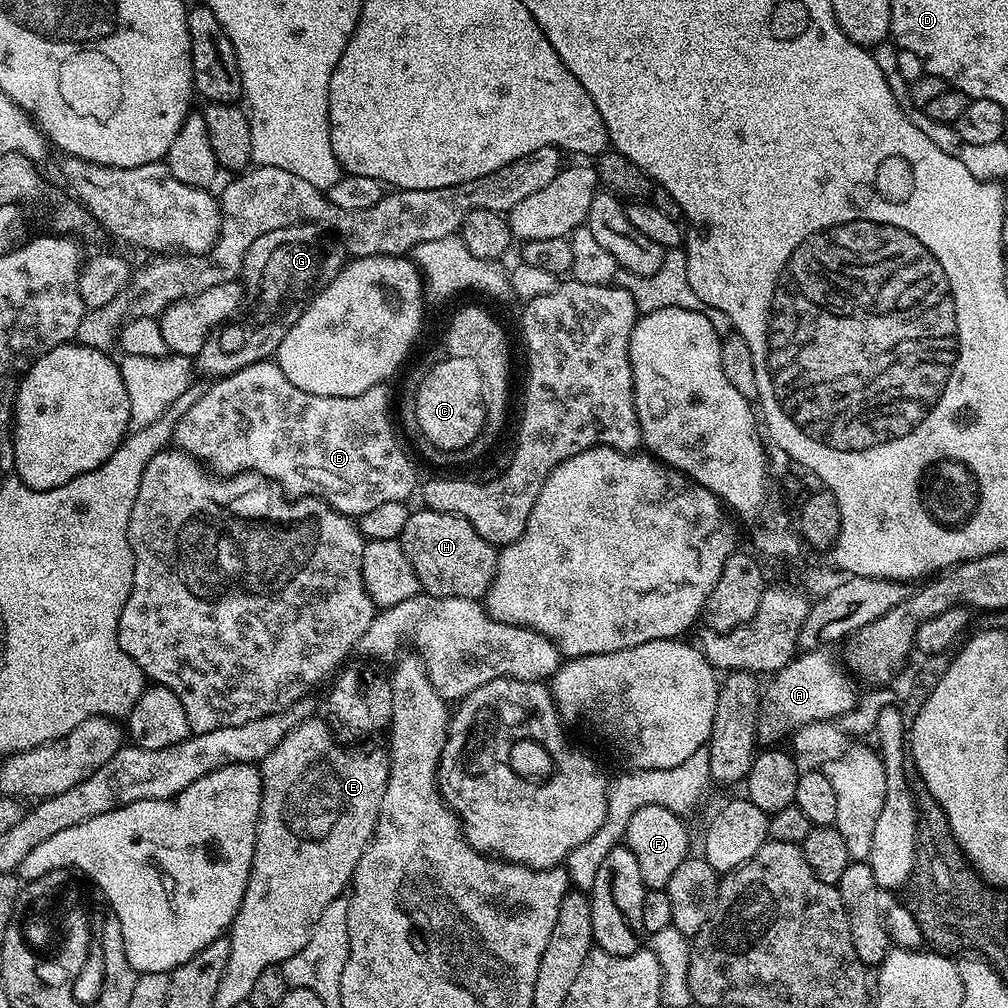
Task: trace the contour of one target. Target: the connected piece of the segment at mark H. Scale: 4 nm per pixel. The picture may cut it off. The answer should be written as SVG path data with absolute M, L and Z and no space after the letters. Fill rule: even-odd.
M425 507L419 511L409 511L399 542L406 558L410 558L410 566L414 566L414 574L418 574L421 589L434 596L479 601L488 592L496 573L497 545L488 544L466 518Z

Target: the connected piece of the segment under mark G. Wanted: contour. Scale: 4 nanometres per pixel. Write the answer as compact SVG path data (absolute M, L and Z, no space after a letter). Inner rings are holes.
M292 224L289 228L270 230L270 234L262 234L254 241L254 246L246 250L244 262L240 265L239 279L242 281L242 300L246 307L242 314L229 320L227 324L220 325L206 338L202 350L194 358L195 371L200 376L219 378L259 360L275 357L282 338L286 338L290 326L298 322L298 318L306 310L309 299L321 288L326 287L340 273L345 263L346 252L338 243L337 237L318 224Z

